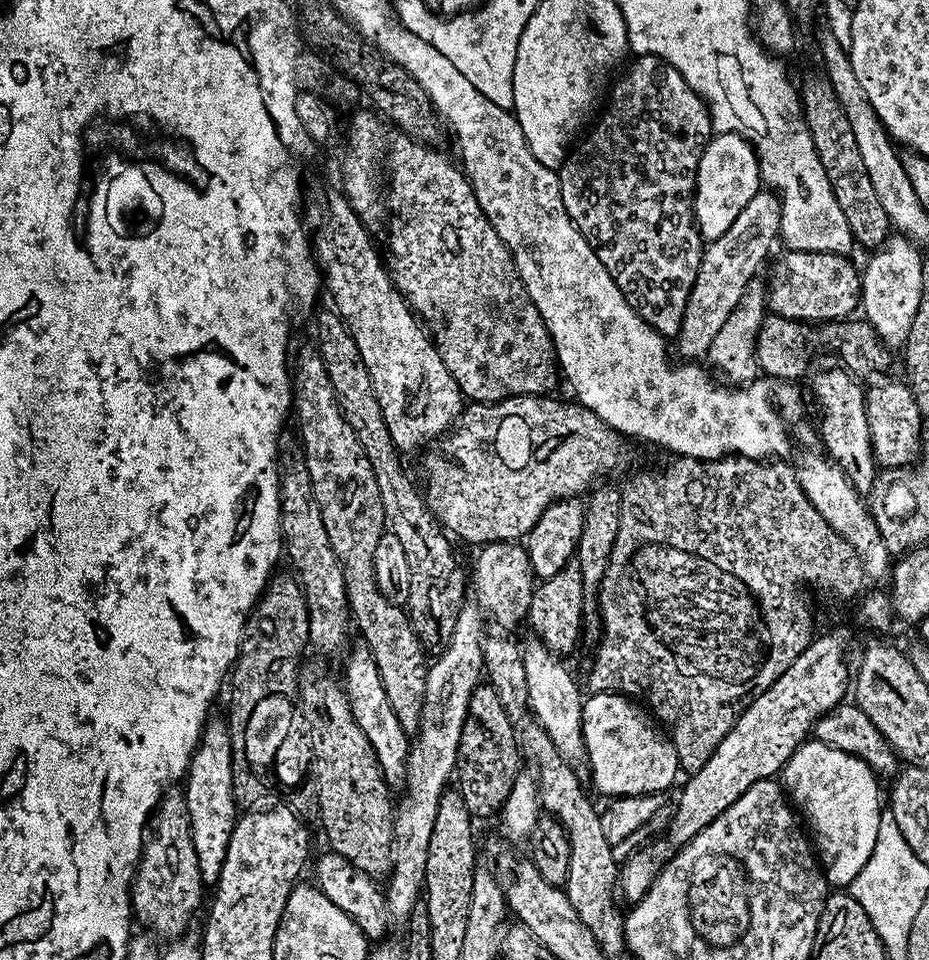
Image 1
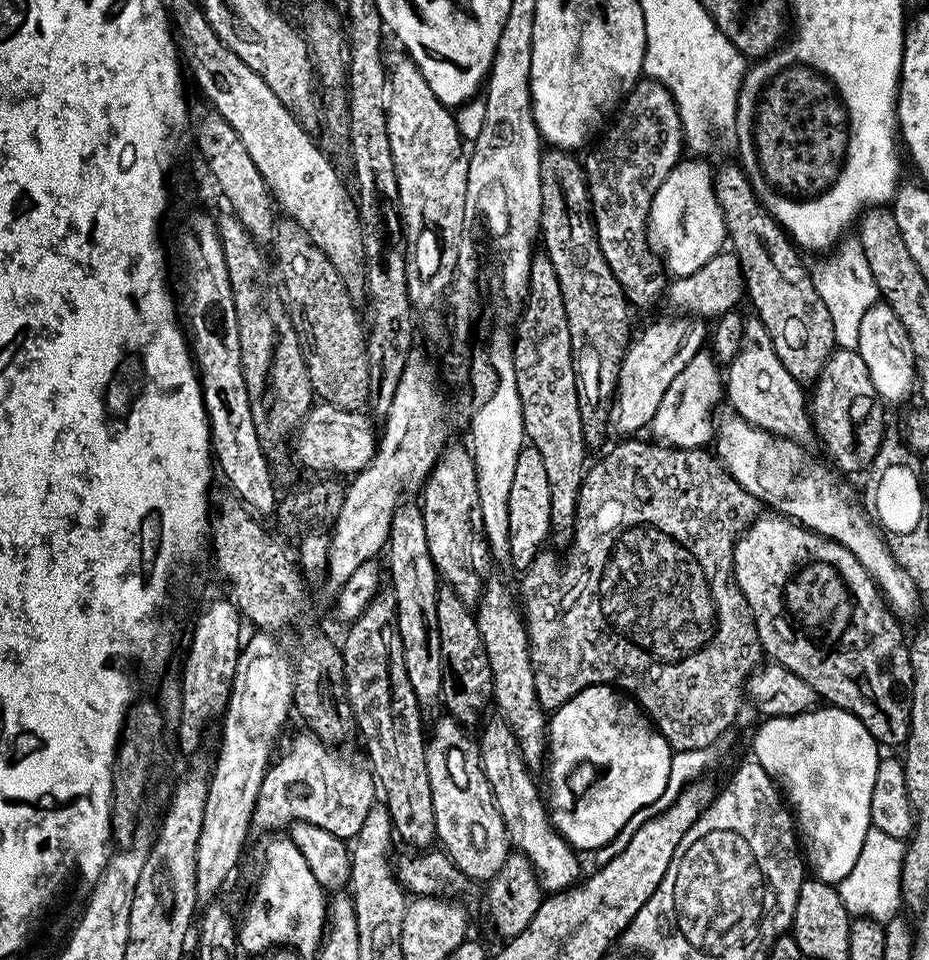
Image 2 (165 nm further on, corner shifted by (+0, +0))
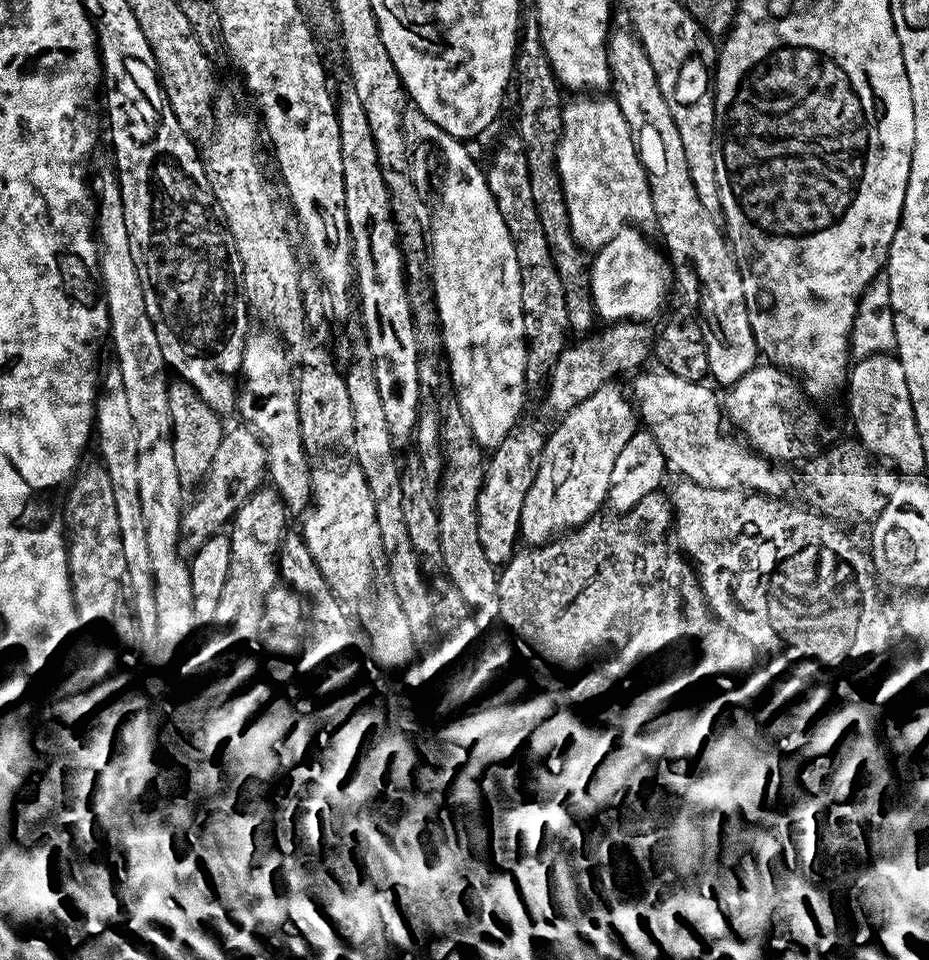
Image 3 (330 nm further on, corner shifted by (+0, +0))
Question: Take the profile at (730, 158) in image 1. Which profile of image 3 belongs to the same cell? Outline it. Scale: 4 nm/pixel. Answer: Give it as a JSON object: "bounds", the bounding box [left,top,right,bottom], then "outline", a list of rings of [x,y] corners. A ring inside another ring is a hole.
{"bounds":[589,226,672,324],"outline":[[[634,226],[623,228],[599,249],[589,267],[591,296],[597,317],[606,324],[623,320],[651,321],[661,308],[672,272],[671,261],[665,253],[656,250]]]}

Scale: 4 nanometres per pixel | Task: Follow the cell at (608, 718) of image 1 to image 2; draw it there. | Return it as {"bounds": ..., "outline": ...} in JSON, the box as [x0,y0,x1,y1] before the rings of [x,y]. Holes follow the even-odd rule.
{"bounds":[546,684,674,853],"outline":[[[595,684],[584,688],[574,698],[570,698],[562,707],[551,713],[548,722],[548,750],[546,753],[546,769],[548,768],[548,792],[546,788],[546,807],[550,813],[552,827],[559,832],[566,843],[581,853],[592,852],[595,848],[604,848],[643,808],[651,806],[655,800],[665,799],[670,778],[670,762],[674,749],[668,745],[664,733],[648,719],[643,708],[631,696],[615,687],[606,684]]]}

